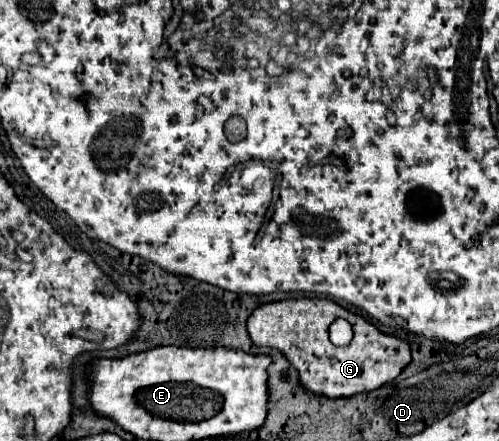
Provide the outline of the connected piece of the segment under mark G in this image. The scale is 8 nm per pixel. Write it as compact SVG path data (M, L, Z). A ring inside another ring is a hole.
M296 298L262 304L248 318L248 334L256 346L280 350L286 360L294 364L302 386L308 392L328 398L346 398L358 392L376 390L382 384L392 382L410 362L408 342L382 334L360 314L324 298ZM336 316L346 318L354 326L354 340L350 346L338 348L328 340L328 326Z

